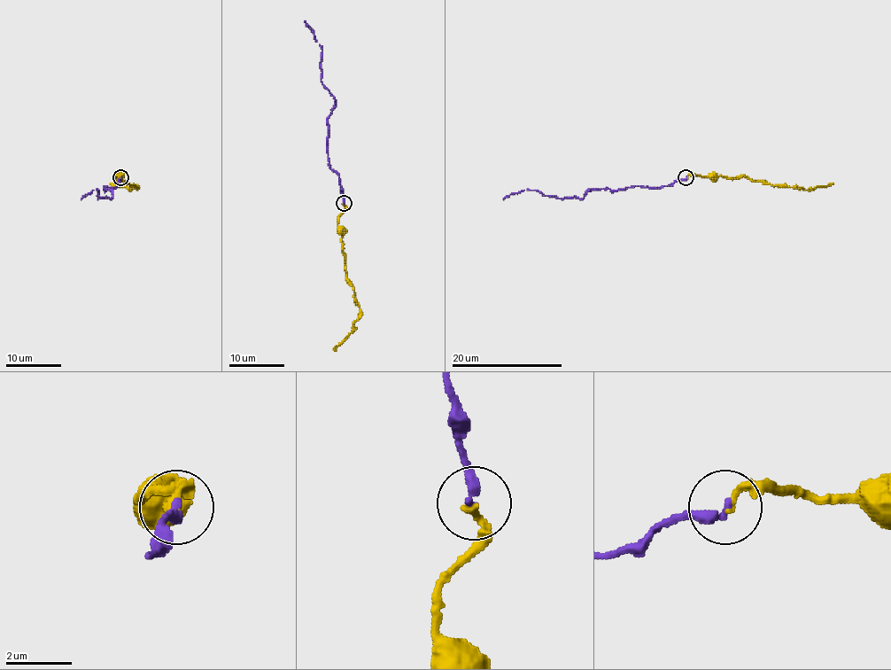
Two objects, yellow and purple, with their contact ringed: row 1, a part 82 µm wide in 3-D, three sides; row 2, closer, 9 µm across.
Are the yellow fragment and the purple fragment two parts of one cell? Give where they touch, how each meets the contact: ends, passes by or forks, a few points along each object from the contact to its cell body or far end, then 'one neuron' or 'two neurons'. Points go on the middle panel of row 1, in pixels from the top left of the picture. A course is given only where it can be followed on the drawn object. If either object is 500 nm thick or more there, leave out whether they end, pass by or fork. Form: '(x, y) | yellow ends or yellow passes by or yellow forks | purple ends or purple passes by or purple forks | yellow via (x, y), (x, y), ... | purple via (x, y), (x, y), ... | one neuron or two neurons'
(344, 203) | yellow ends | purple ends | yellow via (343, 204), (337, 231), (360, 317), (335, 351) | purple via (344, 204), (338, 176), (330, 167), (328, 159), (328, 116), (336, 103), (321, 80), (322, 47), (304, 20) | one neuron

